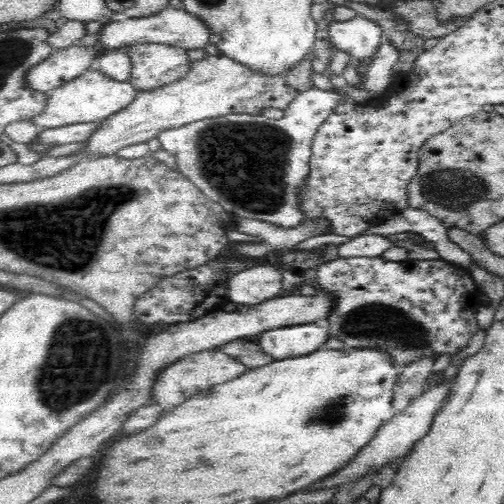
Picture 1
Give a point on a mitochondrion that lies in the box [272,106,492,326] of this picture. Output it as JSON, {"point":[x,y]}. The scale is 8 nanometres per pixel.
{"point":[452,189]}

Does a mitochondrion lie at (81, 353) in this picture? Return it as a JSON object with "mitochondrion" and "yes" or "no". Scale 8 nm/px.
{"mitochondrion":"yes"}

